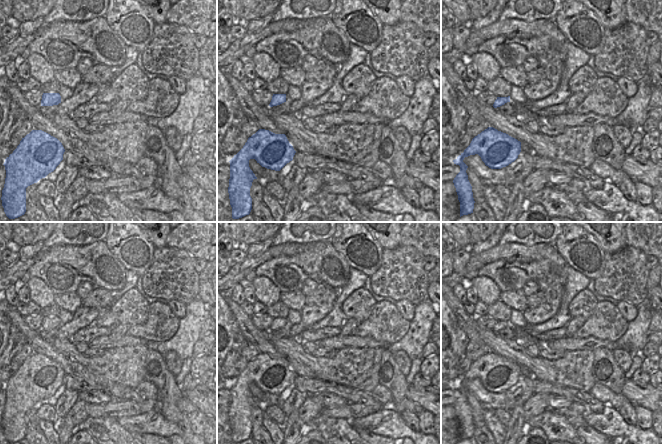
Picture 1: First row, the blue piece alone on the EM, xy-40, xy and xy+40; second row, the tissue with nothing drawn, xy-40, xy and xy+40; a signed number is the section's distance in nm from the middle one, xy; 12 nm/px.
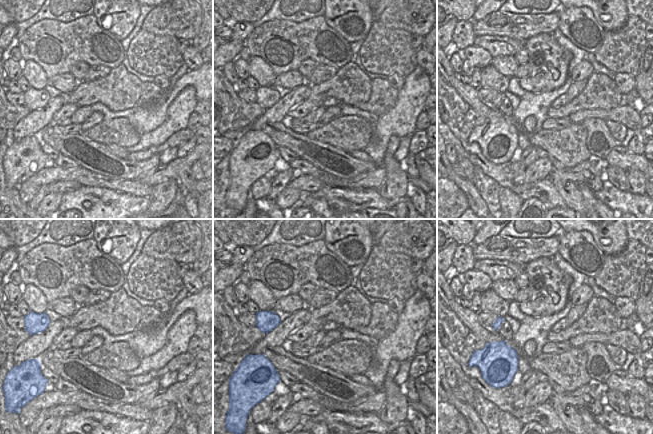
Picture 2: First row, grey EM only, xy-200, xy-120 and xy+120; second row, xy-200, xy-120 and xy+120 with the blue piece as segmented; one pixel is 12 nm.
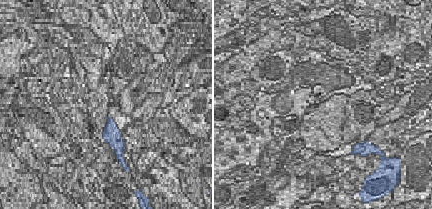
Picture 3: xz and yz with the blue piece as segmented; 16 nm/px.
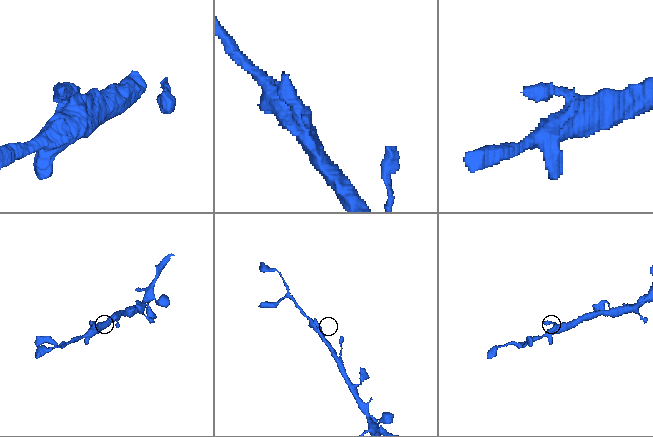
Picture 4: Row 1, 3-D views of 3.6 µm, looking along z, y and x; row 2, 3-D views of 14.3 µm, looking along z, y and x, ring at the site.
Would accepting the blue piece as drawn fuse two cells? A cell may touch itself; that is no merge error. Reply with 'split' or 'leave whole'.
leave whole

